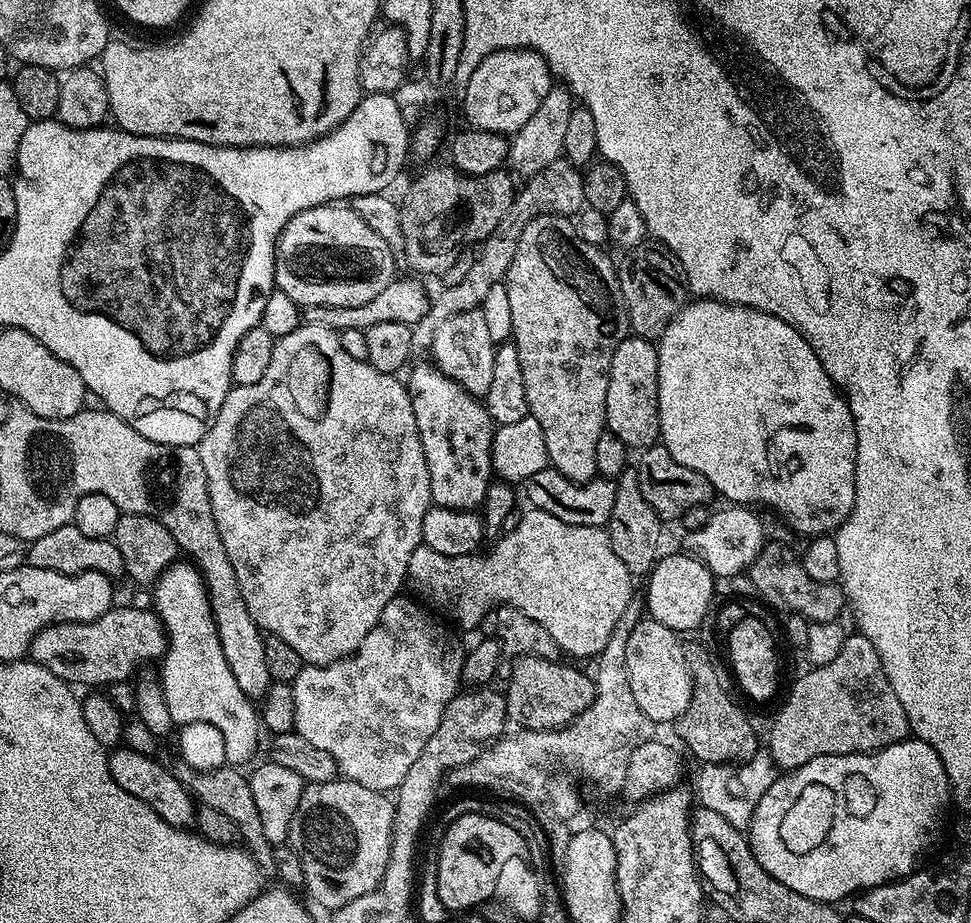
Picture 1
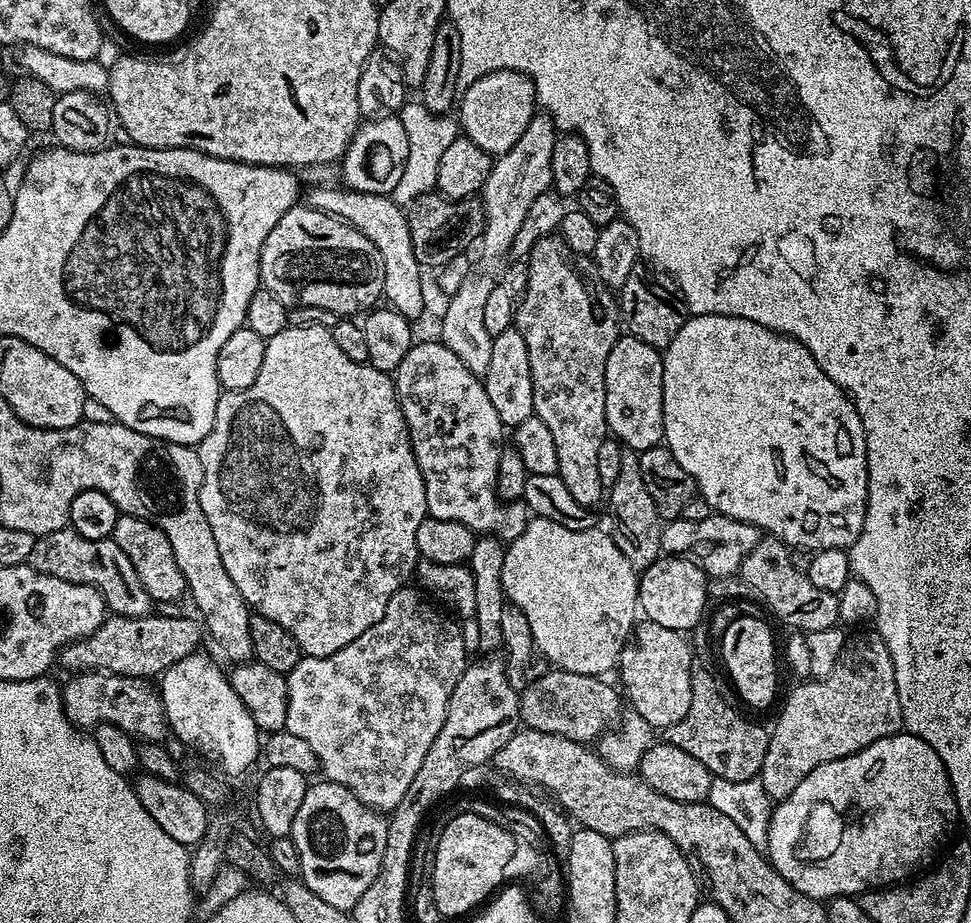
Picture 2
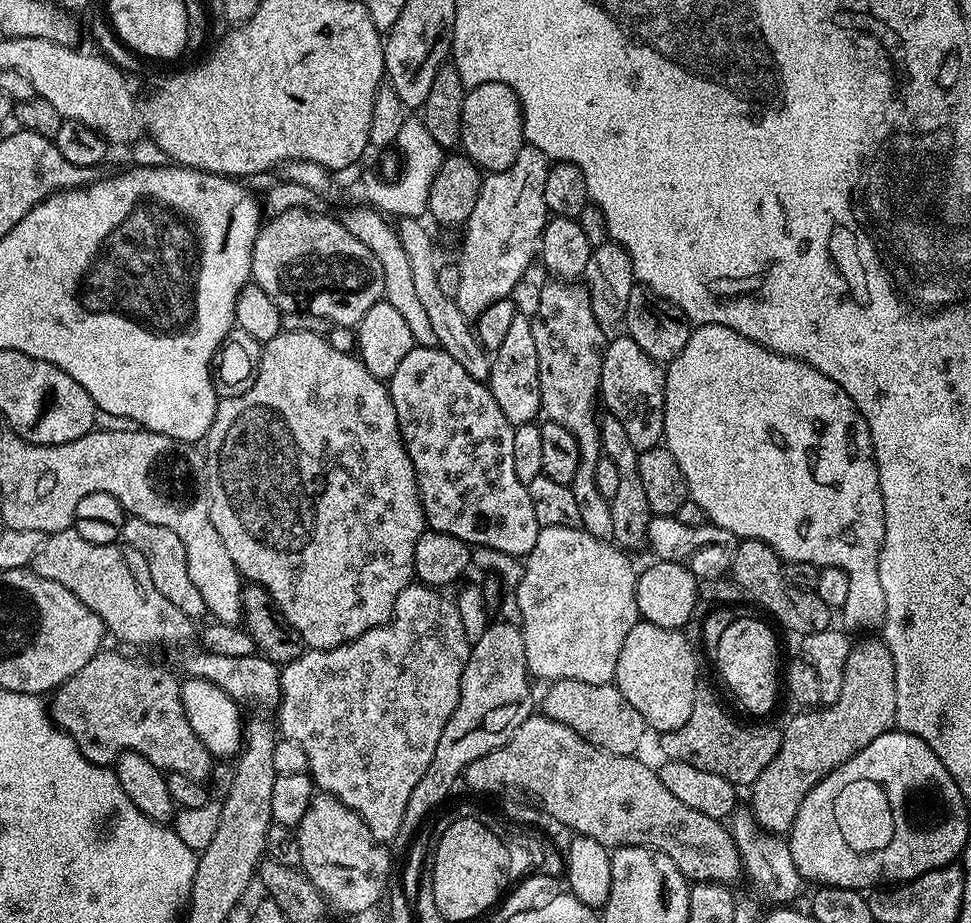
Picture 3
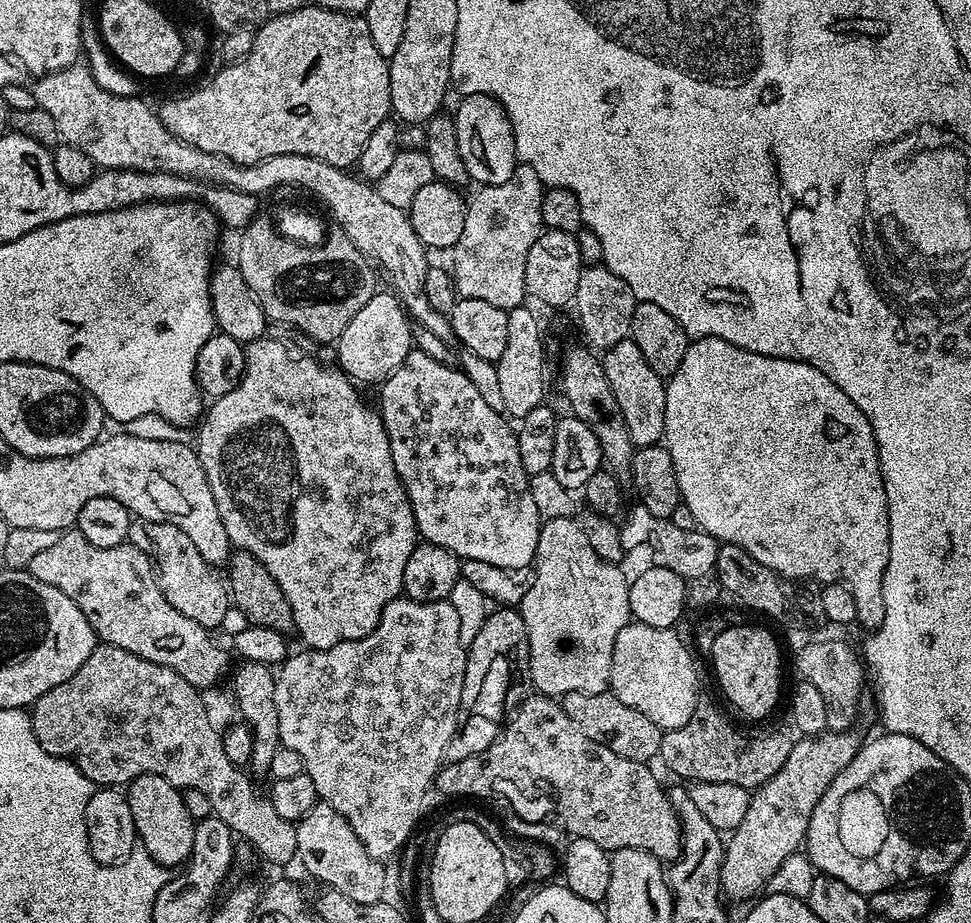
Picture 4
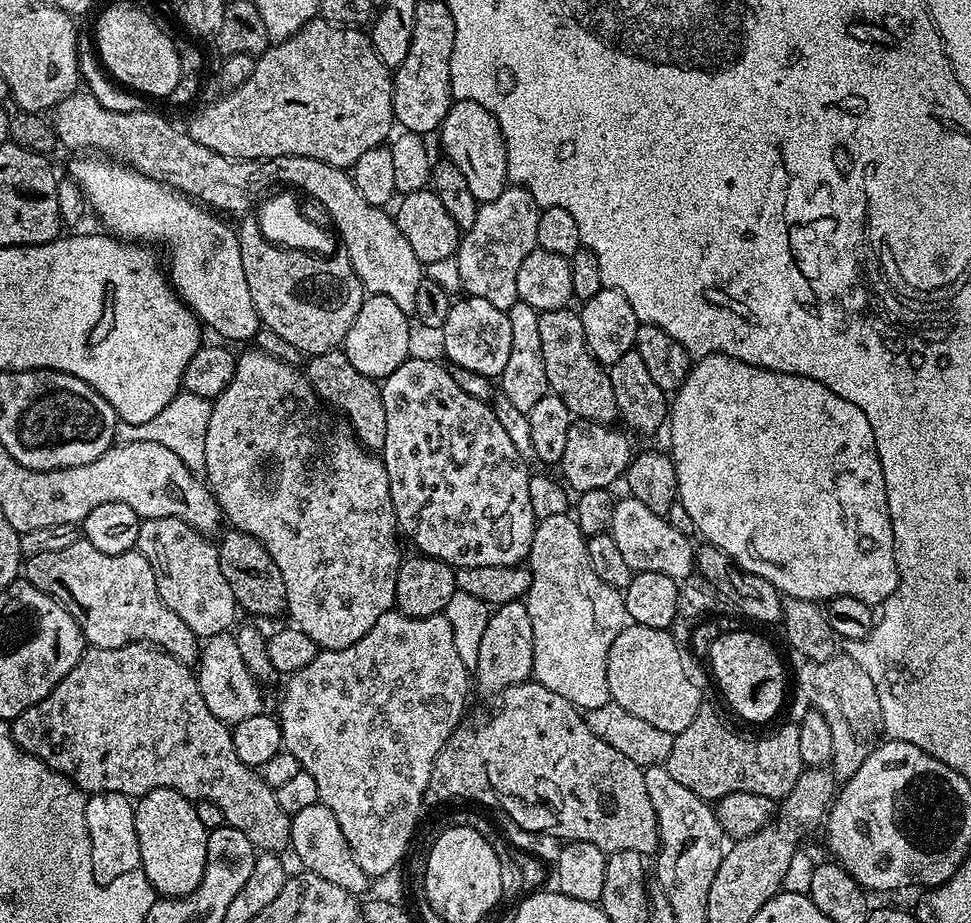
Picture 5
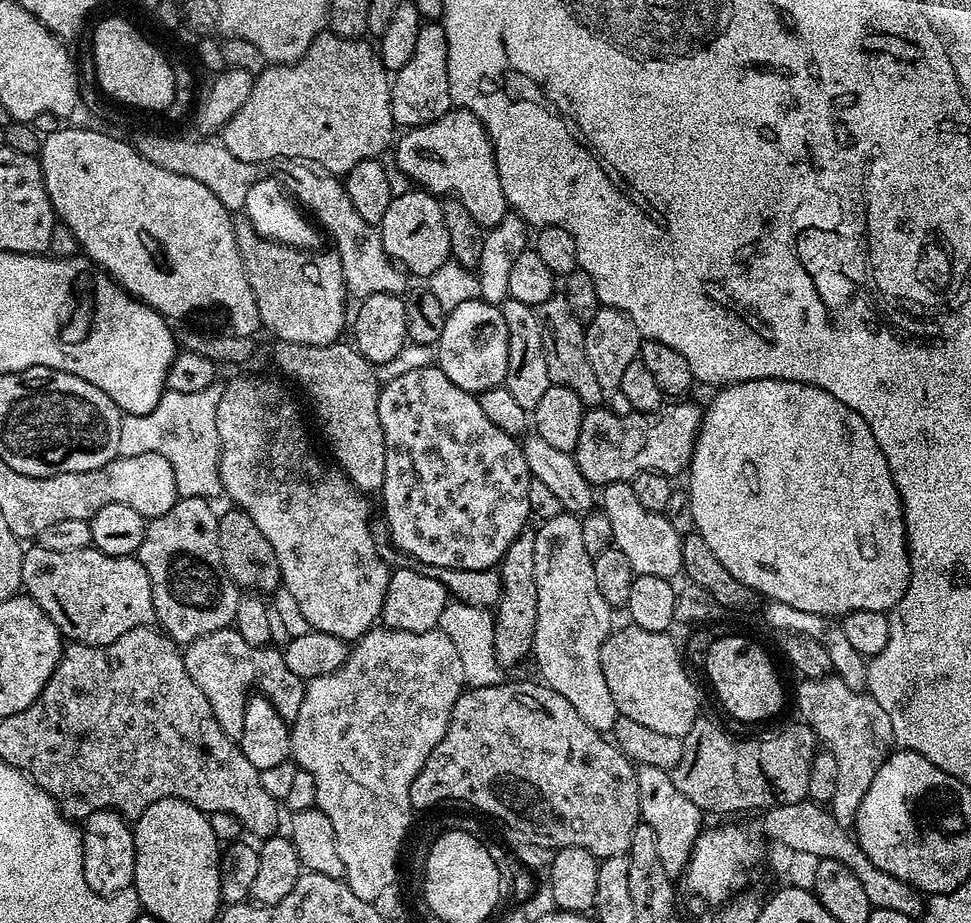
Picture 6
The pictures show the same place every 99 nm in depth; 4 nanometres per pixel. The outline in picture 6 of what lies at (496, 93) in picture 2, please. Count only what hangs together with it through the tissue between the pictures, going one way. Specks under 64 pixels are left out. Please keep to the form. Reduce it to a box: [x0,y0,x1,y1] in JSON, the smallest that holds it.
[394,107,510,226]

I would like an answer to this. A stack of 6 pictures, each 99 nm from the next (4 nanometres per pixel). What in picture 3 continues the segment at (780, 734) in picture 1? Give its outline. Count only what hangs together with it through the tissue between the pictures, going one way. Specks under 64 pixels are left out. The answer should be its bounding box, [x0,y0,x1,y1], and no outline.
[750,638,896,834]

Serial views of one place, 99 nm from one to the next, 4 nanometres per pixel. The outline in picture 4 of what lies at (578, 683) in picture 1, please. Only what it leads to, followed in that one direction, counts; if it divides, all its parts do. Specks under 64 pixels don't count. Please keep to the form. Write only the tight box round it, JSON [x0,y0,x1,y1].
[562,691,662,764]

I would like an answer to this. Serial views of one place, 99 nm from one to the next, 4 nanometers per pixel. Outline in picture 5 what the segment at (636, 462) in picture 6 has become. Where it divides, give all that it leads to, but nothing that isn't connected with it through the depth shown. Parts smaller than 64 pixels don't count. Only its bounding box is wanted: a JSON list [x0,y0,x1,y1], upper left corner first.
[558,419,634,494]

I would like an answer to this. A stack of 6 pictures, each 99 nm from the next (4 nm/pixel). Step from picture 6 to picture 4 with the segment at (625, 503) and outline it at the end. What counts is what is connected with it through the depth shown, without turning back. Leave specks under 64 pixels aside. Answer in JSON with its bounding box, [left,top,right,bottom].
[619,506,720,581]

